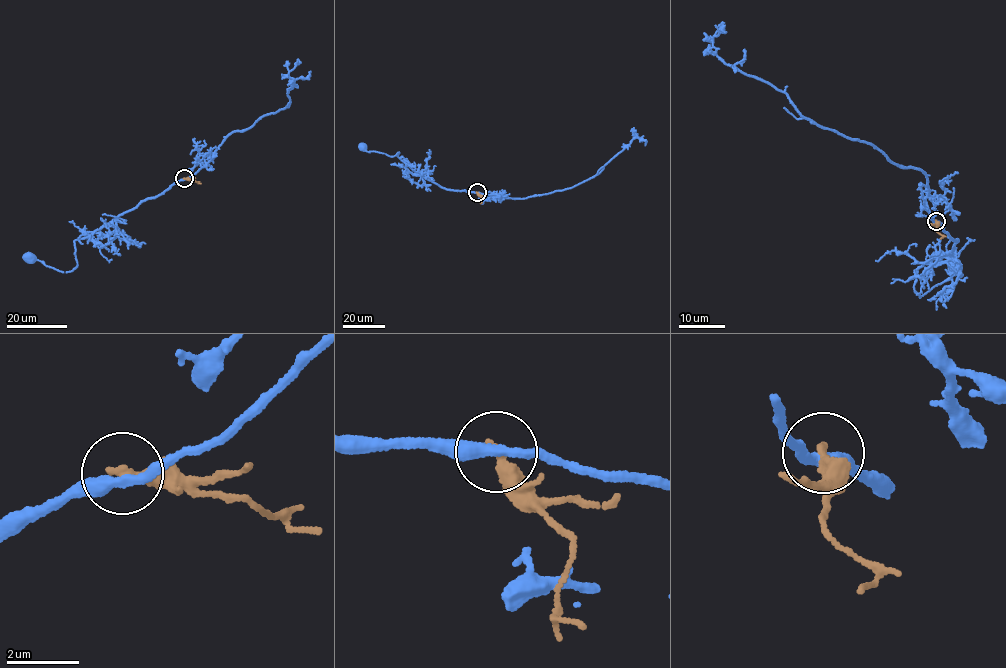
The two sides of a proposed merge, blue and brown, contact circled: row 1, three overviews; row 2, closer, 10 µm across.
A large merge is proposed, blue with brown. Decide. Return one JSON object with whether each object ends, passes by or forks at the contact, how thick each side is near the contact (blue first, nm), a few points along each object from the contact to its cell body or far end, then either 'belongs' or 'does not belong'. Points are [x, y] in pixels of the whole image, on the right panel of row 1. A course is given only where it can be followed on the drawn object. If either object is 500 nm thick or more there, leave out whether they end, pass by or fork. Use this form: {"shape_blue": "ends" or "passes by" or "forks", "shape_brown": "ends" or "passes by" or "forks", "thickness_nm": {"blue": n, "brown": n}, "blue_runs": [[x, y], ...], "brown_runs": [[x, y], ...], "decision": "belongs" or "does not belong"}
{"shape_blue": "passes by", "shape_brown": "ends", "thickness_nm": {"blue": 320, "brown": 360}, "blue_runs": [[936, 221], [953, 239], [958, 239], [949, 255], [917, 269], [914, 290], [919, 297], [953, 276], [954, 267]], "brown_runs": [[936, 221], [941, 238]], "decision": "does not belong"}

